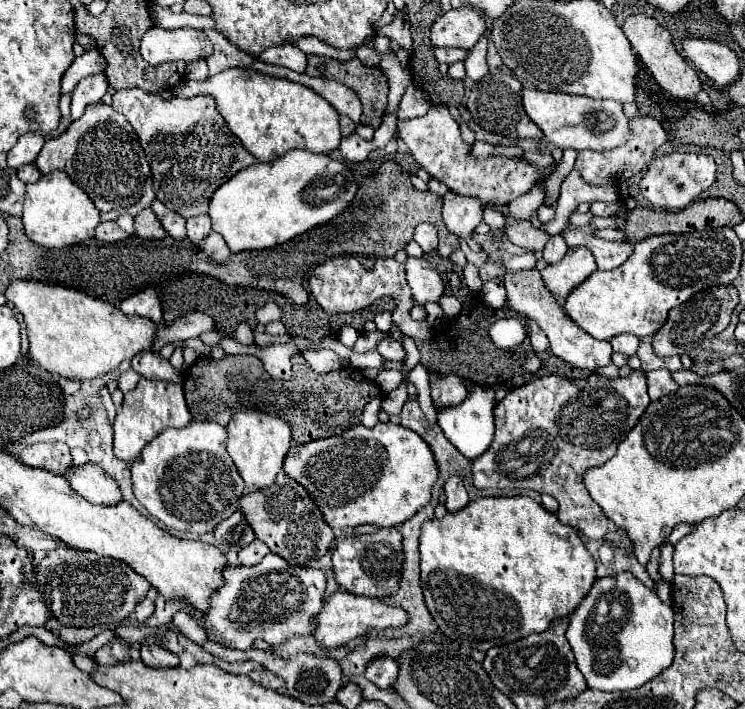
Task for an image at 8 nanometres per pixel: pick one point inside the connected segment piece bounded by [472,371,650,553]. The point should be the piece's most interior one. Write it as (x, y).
(549, 432)

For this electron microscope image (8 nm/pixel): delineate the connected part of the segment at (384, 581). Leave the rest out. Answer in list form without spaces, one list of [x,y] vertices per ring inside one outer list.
[[[394,527],[378,529],[372,535],[354,535],[348,531],[344,537],[334,539],[330,555],[336,583],[350,593],[384,599],[398,587],[398,569],[402,565],[402,535]]]

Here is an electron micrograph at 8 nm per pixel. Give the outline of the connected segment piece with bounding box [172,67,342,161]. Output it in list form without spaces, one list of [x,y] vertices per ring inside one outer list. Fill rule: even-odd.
[[[228,67],[206,81],[180,81],[172,87],[174,97],[214,95],[218,109],[232,133],[258,161],[274,161],[290,149],[308,149],[314,153],[330,153],[340,145],[338,111],[310,87],[270,77],[242,67]]]

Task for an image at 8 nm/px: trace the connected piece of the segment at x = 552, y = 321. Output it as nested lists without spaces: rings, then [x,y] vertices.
[[[538,269],[516,271],[516,273],[508,271],[504,275],[504,287],[506,287],[506,307],[510,311],[516,311],[516,313],[536,321],[538,327],[542,327],[546,331],[550,349],[556,357],[560,357],[562,361],[566,361],[574,367],[590,369],[590,371],[596,371],[598,367],[604,367],[610,363],[610,355],[612,355],[610,343],[590,337],[586,331],[578,329],[578,325],[574,325],[574,321],[568,321],[566,313],[562,313],[562,307],[556,303],[550,289],[546,289],[544,279],[540,277]]]

